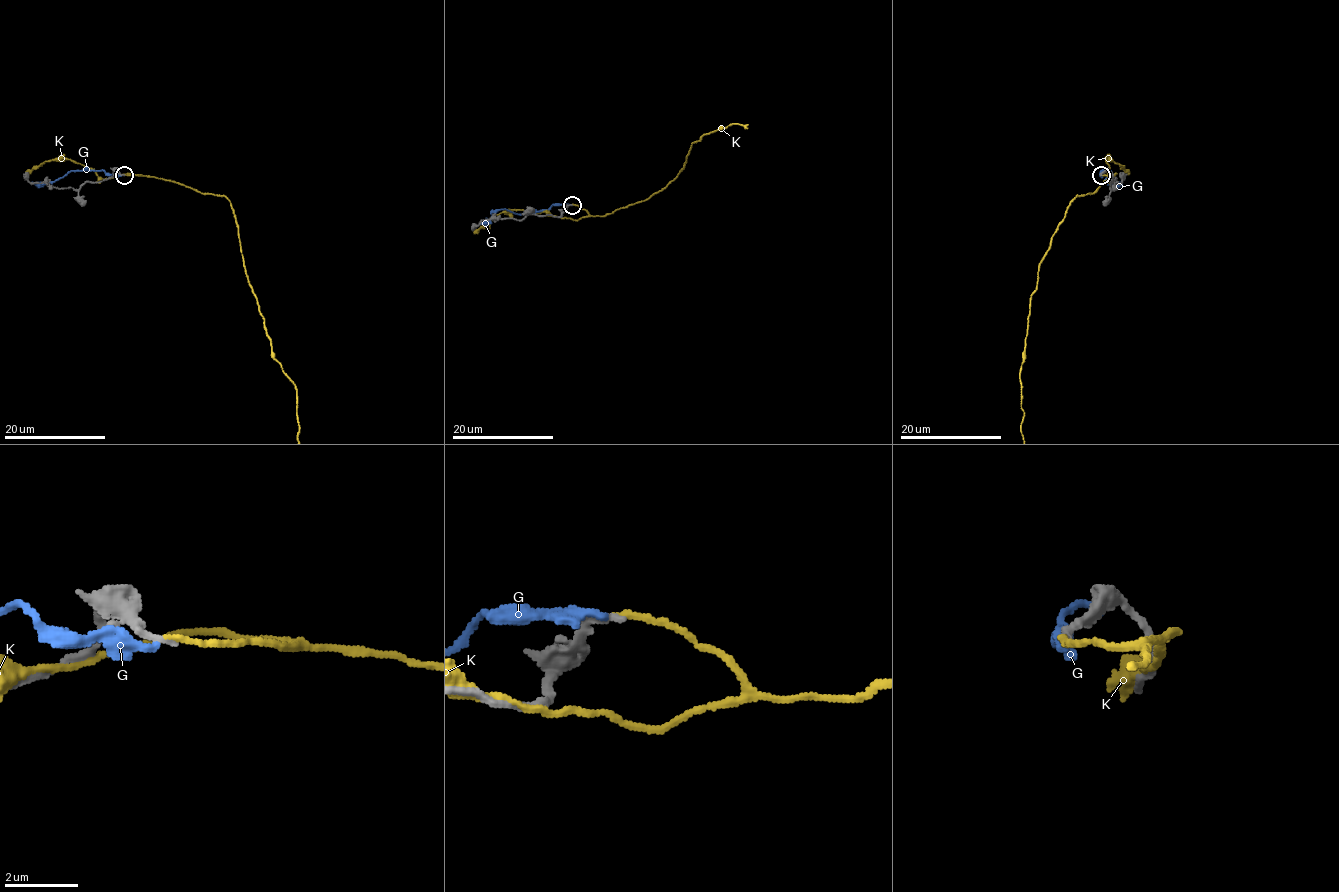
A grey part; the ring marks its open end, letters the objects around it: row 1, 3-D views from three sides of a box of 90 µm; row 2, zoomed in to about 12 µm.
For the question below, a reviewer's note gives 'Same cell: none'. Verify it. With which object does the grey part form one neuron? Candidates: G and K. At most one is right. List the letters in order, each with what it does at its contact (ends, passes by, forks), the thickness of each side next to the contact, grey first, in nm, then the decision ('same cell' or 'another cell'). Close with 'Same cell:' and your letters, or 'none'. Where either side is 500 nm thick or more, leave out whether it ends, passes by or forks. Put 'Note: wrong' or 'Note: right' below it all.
G: it ends there; 280 nm thick on the grey side, 280 nm on the other; another cell
K: it ends there; 200 nm thick on the grey side, 140 nm on the other; another cell
Same cell: none
Note: right

